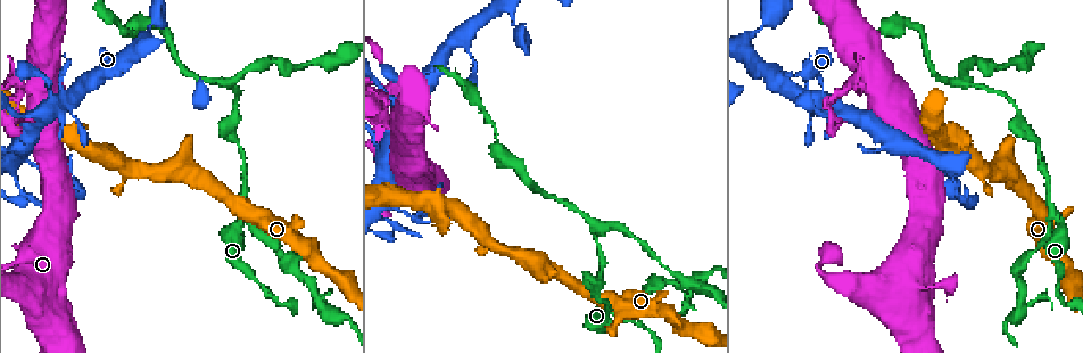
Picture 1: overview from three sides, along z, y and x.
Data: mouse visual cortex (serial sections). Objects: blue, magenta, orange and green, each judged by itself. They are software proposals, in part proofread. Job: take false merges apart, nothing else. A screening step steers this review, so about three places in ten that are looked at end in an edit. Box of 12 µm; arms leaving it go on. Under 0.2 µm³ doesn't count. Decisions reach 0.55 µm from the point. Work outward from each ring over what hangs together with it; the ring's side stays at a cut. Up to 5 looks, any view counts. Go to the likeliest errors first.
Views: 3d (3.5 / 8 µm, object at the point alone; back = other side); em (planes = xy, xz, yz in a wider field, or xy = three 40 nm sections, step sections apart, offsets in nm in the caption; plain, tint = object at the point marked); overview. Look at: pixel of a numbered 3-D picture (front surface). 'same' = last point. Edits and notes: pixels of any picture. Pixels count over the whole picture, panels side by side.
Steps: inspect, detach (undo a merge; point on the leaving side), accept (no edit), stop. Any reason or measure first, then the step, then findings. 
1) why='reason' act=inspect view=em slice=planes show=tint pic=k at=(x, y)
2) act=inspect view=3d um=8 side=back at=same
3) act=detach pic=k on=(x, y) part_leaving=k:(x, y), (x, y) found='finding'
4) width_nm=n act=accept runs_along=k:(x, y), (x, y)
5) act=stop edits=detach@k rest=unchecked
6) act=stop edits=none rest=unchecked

why='side arm on a straight run' act=inspect view=3d um=8 pic=1 at=(606, 318)

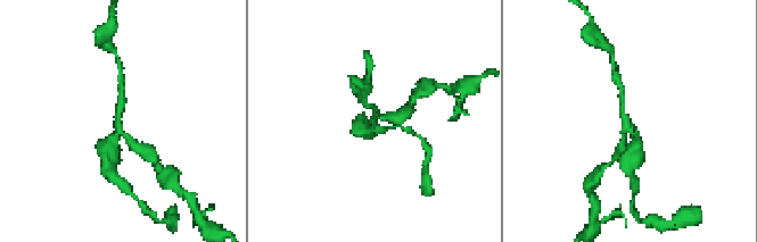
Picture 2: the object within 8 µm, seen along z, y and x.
arms=3 arm_widths_nm=150,200,400 why='shape alone is not enough' act=inspect view=em slice=xy step=5 show=tint pic=2 at=(627, 124)

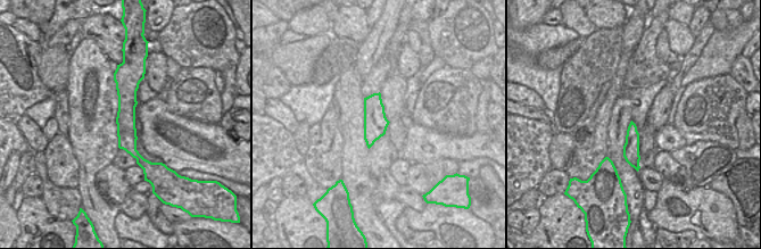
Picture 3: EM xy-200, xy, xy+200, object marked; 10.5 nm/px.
act=accept runs_along=2:(636, 155), (622, 94) found='one cell here'

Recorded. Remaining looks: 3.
why='thick turns thin' act=inspect view=3d um=3.5 pic=1 at=(392, 229)

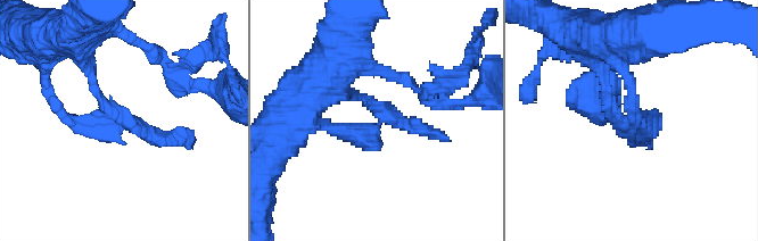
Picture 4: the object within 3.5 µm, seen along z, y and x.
act=inspect view=em slice=planes show=tint pic=4 at=(631, 127)

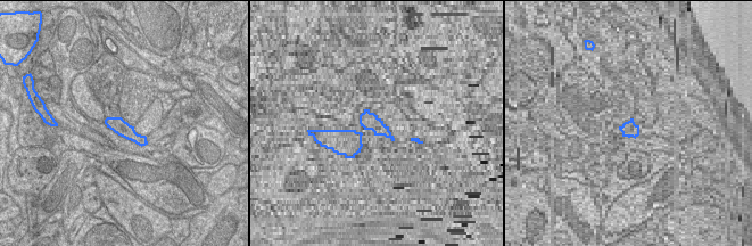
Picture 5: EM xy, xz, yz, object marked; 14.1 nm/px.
act=accept runs_along=4:(347, 91), (312, 121) found='all the same cell'

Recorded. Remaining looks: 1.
act=stop edits=none rest=unchecked

